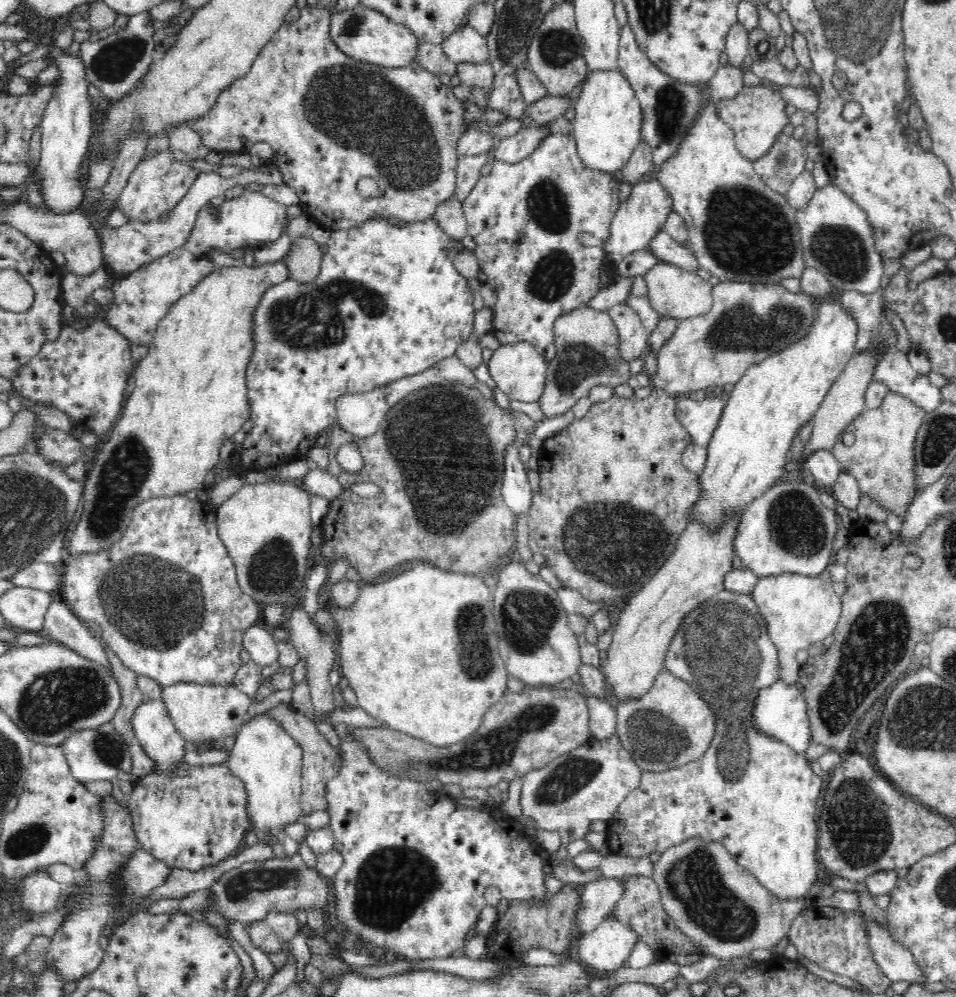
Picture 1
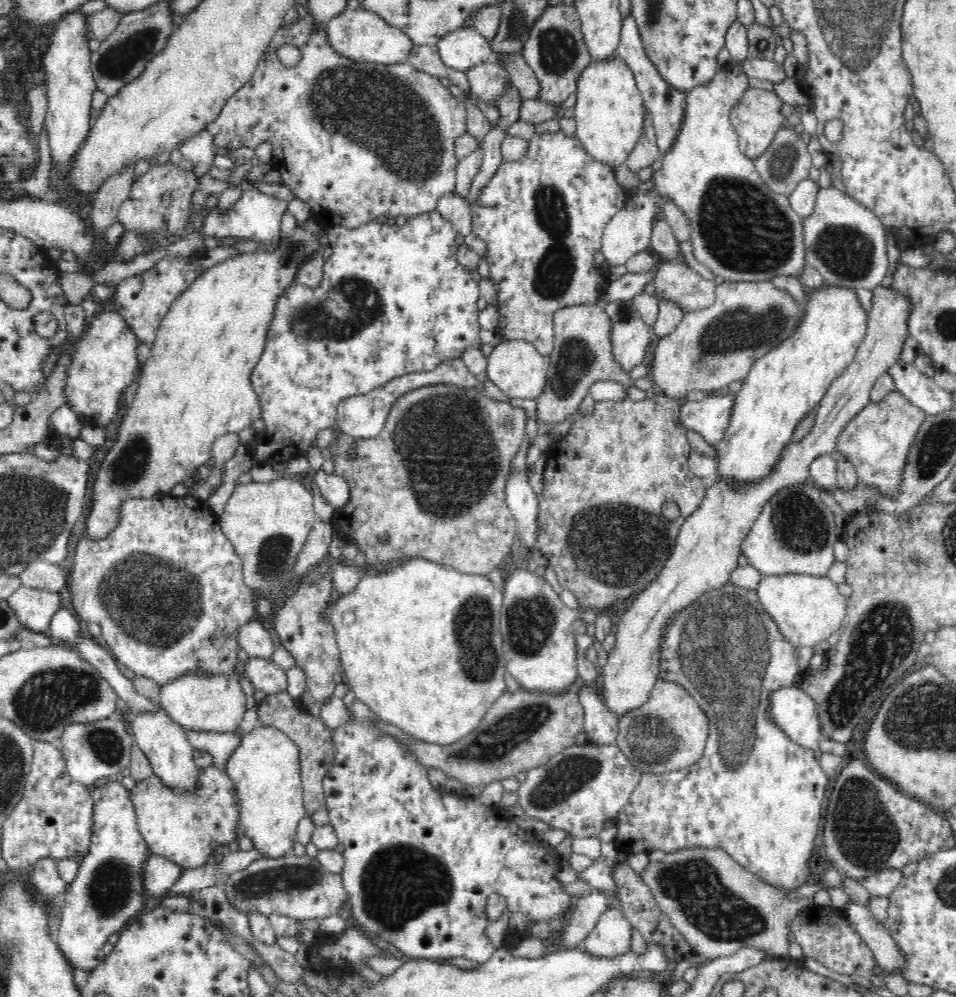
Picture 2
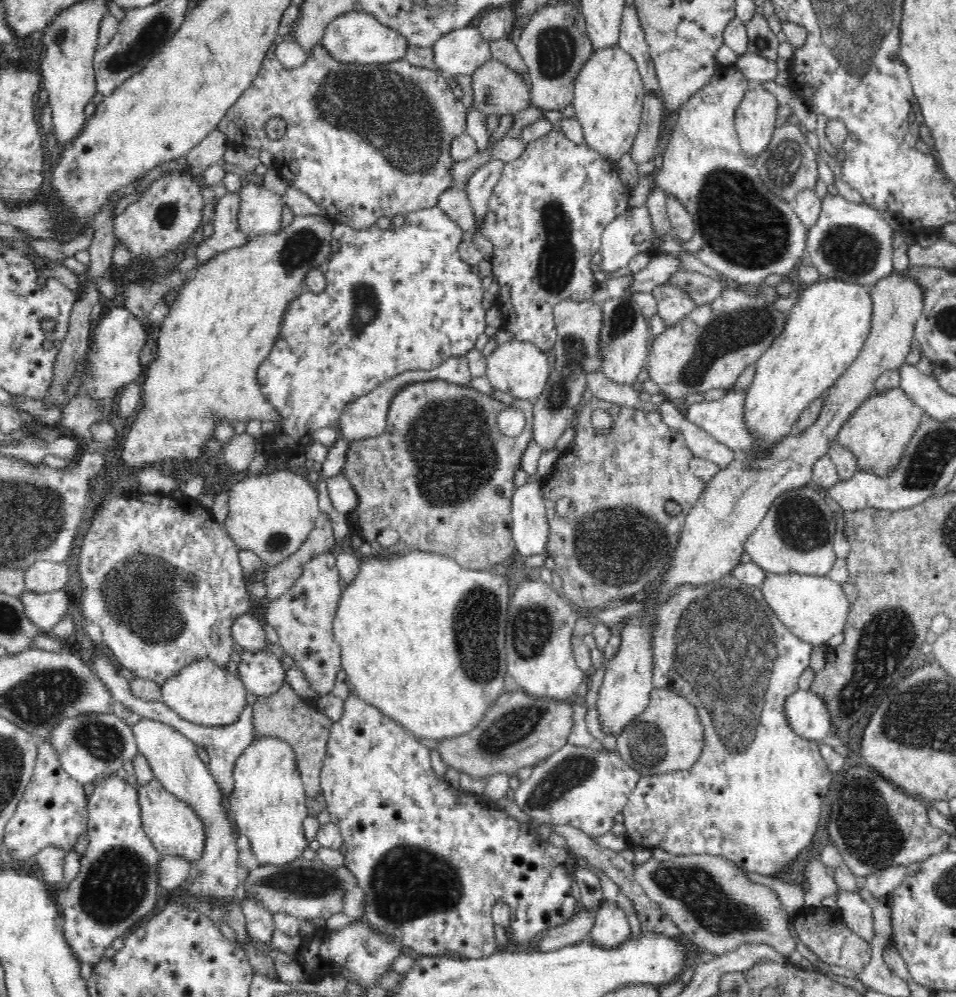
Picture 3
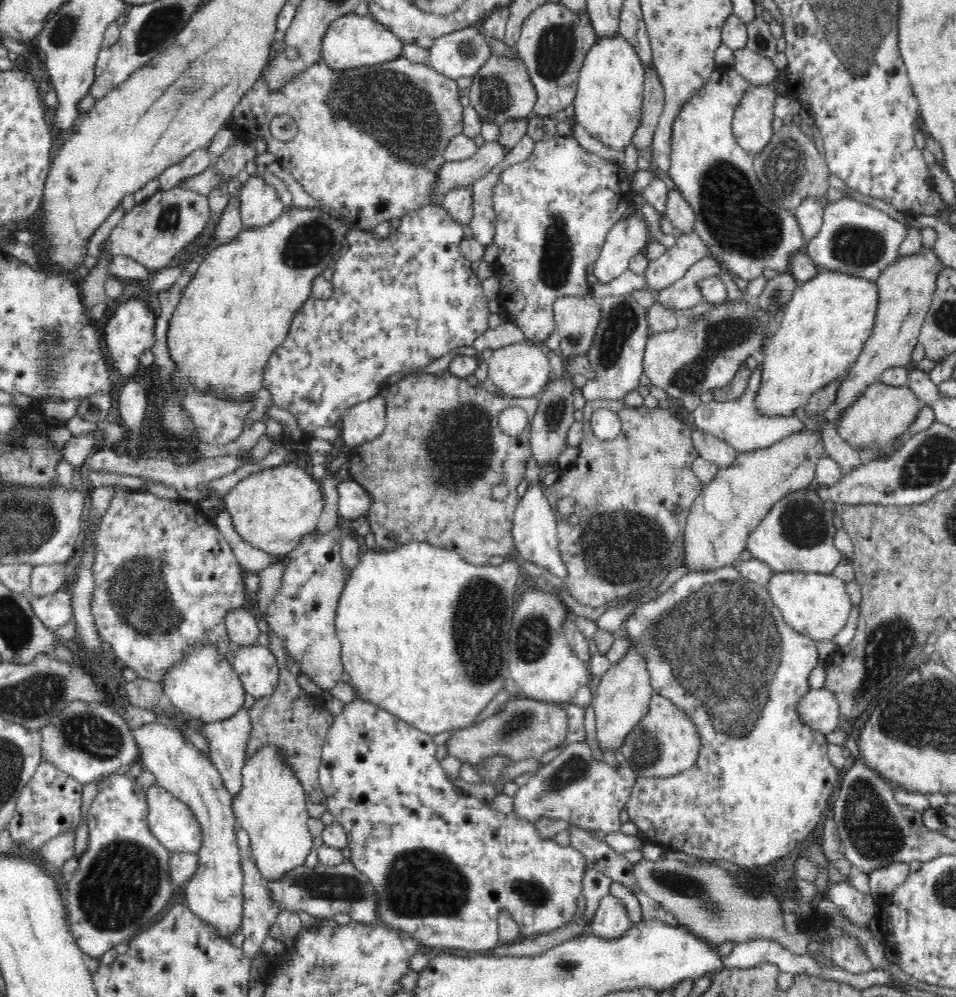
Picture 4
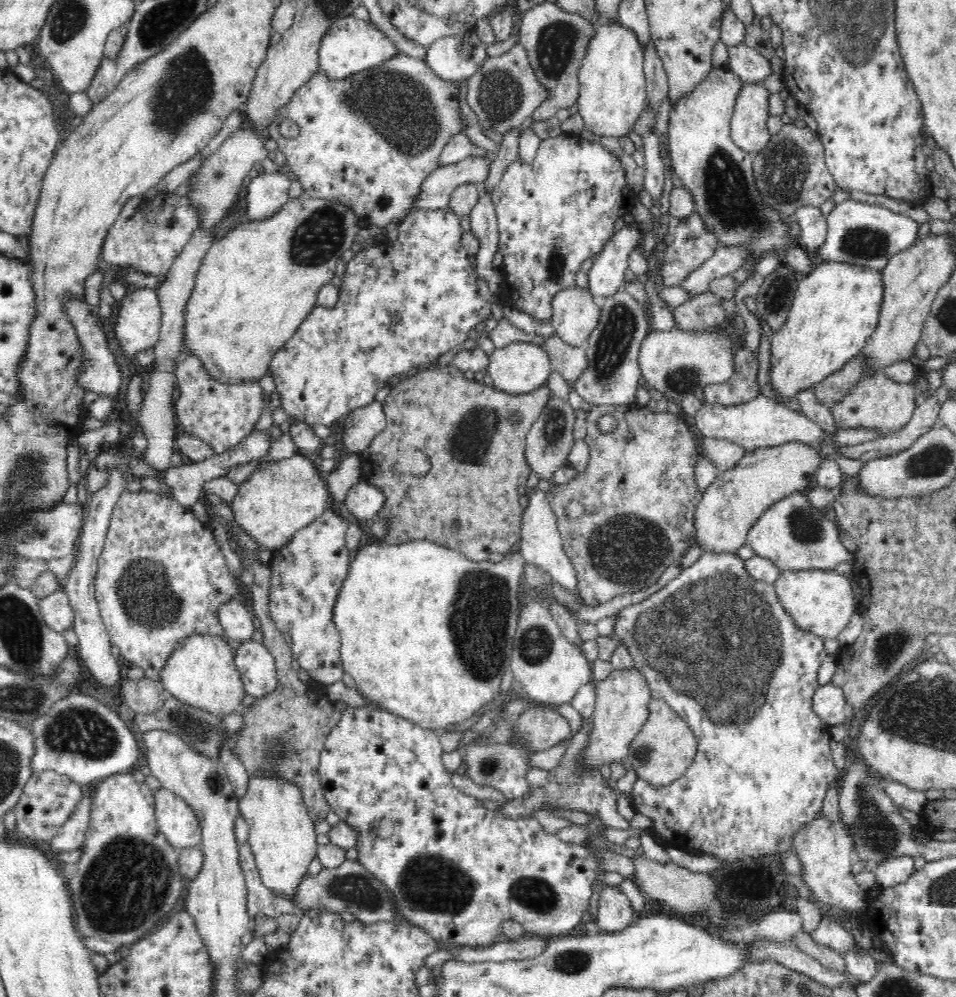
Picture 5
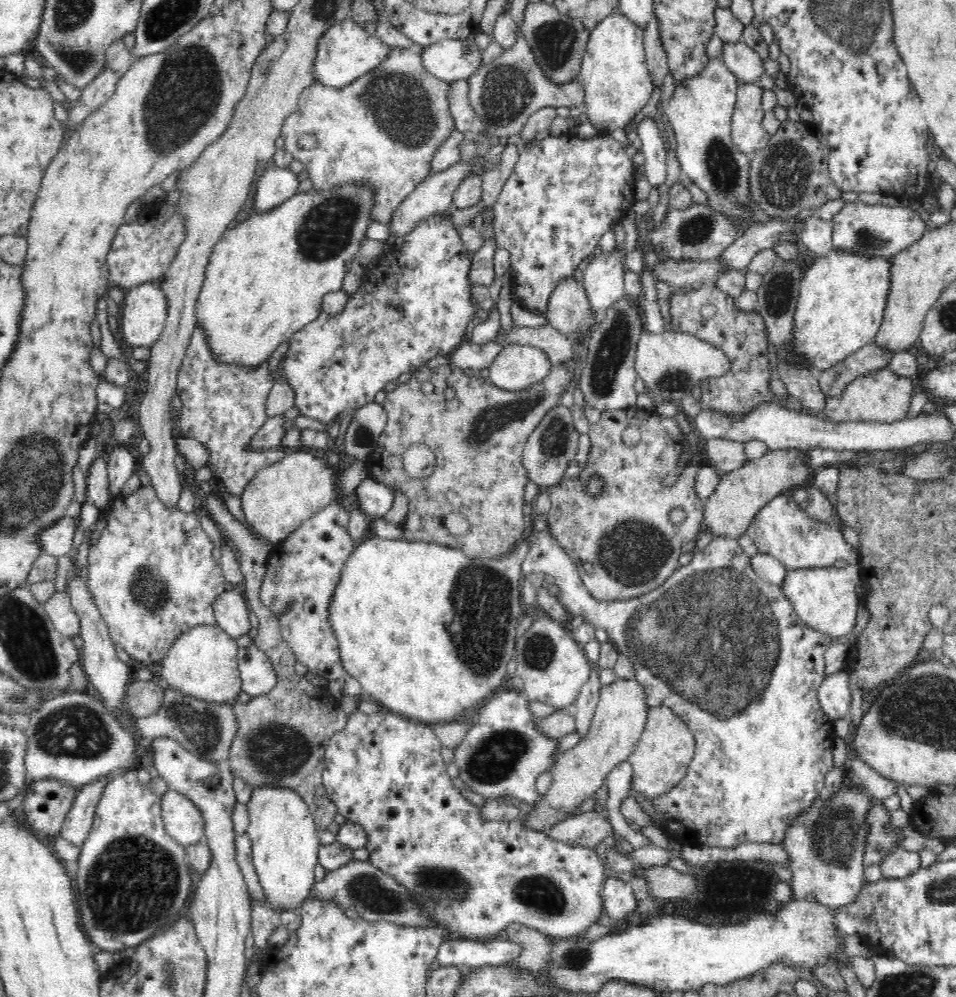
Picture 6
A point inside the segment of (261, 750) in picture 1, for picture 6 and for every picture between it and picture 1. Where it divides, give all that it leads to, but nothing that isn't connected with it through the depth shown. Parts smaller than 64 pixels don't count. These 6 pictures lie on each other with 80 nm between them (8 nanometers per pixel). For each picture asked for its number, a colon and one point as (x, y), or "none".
2: (265, 766)
3: (268, 805)
4: (271, 808)
5: (282, 837)
6: (285, 842)

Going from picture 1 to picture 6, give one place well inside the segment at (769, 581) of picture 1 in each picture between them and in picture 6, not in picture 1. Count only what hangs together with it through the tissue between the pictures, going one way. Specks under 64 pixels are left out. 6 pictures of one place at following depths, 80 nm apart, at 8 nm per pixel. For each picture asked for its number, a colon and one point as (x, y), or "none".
2: (807, 609)
3: (814, 608)
4: (818, 605)
5: (822, 602)
6: (827, 599)

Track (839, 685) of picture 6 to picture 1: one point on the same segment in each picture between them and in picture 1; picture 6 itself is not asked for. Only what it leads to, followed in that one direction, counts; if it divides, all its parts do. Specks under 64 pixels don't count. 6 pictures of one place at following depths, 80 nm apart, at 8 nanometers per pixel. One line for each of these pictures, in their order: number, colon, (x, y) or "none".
1: (780, 710)
2: (795, 712)
3: (807, 713)
4: (819, 708)
5: (828, 702)

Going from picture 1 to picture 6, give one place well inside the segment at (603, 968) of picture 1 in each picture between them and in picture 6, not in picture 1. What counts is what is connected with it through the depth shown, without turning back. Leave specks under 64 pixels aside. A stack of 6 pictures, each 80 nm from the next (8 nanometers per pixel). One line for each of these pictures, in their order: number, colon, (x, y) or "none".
2: (610, 938)
3: (611, 928)
4: (611, 920)
5: (615, 913)
6: (618, 898)

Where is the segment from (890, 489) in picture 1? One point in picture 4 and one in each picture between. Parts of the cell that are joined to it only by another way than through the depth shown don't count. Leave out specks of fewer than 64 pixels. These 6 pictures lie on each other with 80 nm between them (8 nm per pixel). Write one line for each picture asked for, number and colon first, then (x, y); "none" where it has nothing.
2: (877, 440)
3: (877, 432)
4: (877, 421)

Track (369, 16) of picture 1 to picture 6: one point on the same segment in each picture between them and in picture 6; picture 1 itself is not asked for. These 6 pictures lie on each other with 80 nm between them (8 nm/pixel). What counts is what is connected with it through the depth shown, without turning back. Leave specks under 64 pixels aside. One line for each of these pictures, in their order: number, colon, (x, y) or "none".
2: (359, 35)
3: (358, 37)
4: (351, 41)
5: (351, 45)
6: (345, 52)

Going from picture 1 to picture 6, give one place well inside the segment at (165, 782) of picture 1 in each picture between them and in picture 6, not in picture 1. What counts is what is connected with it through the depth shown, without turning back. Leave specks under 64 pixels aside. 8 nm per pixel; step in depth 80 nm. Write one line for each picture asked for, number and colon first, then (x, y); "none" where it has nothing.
2: (187, 829)
3: (174, 828)
4: (173, 824)
5: (175, 820)
6: (183, 822)

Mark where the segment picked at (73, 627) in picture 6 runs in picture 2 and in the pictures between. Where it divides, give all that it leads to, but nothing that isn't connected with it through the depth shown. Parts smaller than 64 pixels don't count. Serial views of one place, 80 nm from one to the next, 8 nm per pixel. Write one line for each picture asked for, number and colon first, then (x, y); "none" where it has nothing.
2: (35, 608)
3: (45, 610)
4: (54, 610)
5: (56, 610)

